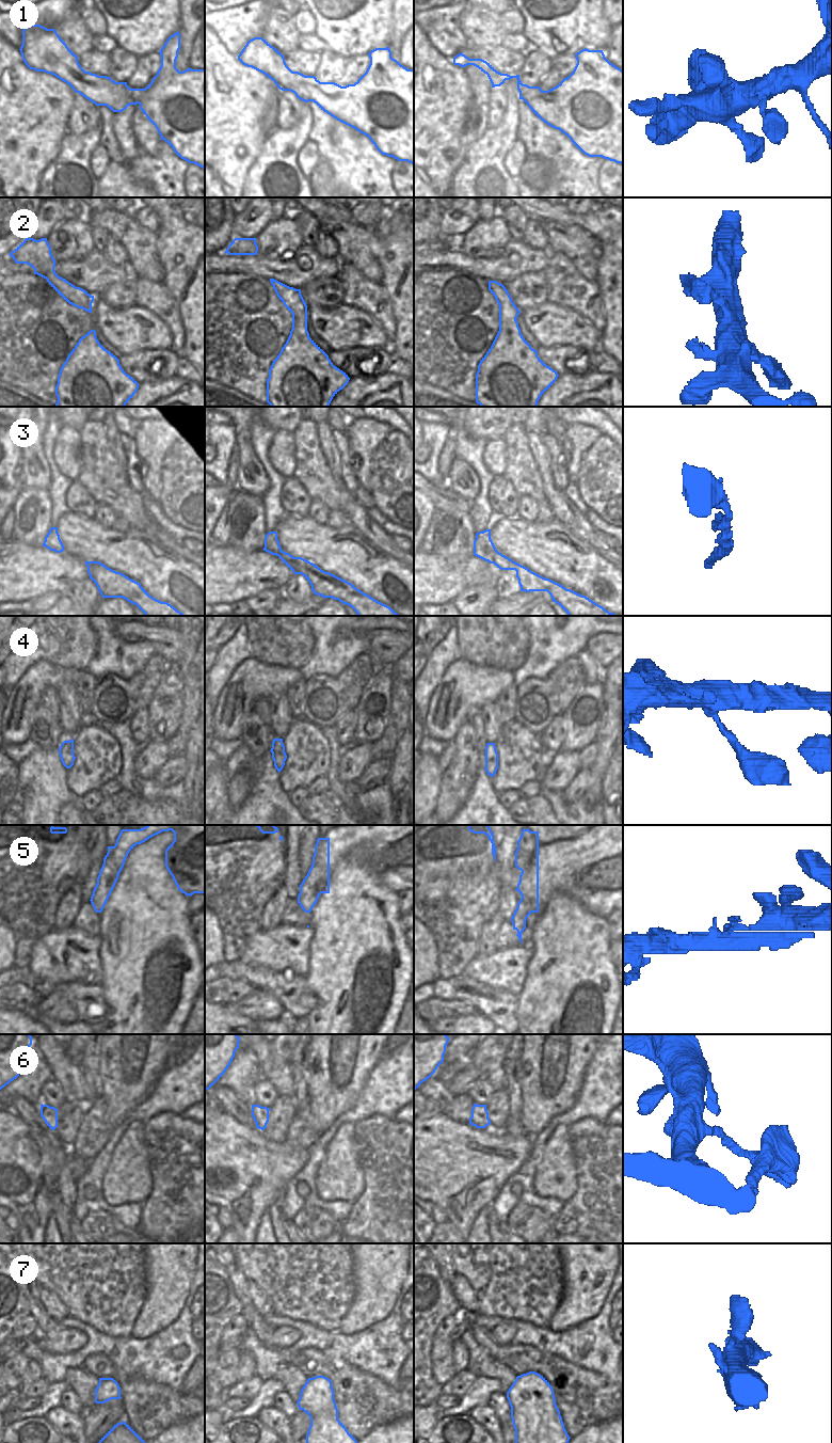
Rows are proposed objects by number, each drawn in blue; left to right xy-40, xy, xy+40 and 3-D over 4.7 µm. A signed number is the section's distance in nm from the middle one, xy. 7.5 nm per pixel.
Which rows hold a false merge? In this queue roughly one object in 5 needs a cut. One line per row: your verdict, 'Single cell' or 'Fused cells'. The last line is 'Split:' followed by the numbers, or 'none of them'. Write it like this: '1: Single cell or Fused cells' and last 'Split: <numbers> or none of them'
1: Single cell
2: Single cell
3: Single cell
4: Single cell
5: Single cell
6: Fused cells
7: Single cell
Split: 6

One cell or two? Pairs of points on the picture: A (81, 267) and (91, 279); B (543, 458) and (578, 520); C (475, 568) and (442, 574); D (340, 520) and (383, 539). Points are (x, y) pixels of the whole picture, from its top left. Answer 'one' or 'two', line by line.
A: one
B: one
C: one
D: two

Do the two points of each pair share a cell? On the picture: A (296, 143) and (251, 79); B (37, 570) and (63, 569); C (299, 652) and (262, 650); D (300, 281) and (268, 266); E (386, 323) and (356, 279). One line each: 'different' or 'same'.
A: different
B: same
C: same
D: same
E: same

